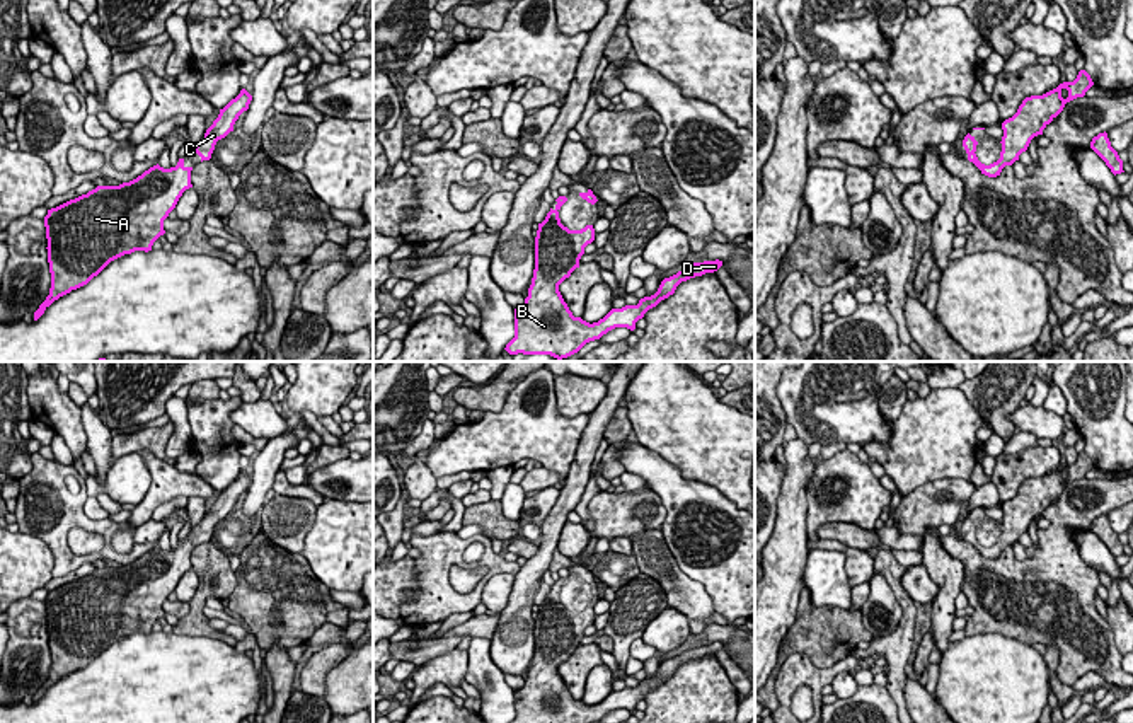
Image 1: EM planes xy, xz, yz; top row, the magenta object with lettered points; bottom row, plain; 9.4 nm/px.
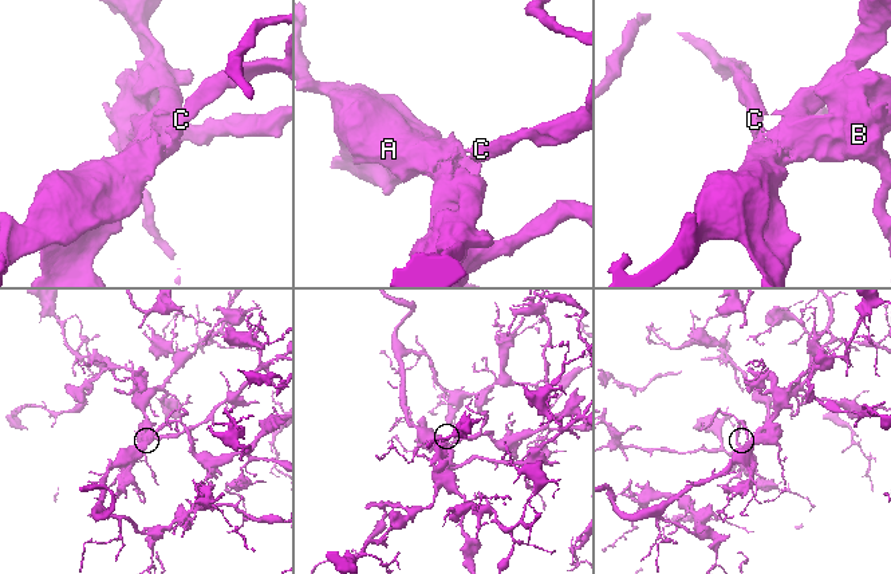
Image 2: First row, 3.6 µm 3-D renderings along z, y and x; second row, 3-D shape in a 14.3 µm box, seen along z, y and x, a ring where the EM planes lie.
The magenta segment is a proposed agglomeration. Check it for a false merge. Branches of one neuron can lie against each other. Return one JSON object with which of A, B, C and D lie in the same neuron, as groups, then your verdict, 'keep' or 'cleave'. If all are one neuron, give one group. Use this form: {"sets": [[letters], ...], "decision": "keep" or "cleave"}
{"sets": [["A", "B", "C", "D"]], "decision": "keep"}

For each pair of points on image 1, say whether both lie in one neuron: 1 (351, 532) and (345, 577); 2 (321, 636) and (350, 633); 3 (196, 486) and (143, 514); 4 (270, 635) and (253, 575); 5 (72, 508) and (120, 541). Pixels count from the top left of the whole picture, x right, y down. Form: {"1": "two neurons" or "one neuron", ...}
{"1": "one neuron", "2": "one neuron", "3": "one neuron", "4": "one neuron", "5": "two neurons"}

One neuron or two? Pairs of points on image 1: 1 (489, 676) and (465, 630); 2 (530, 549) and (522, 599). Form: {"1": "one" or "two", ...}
{"1": "two", "2": "two"}

